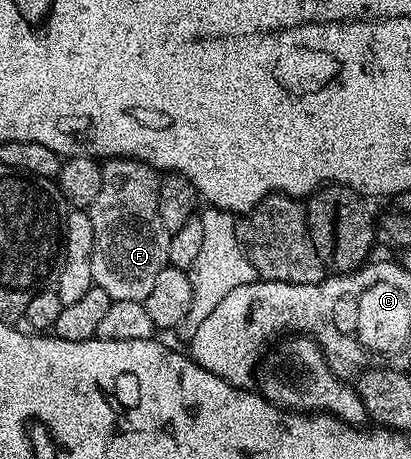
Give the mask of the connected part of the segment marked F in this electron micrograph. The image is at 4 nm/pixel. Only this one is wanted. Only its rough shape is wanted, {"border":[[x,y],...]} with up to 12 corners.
{"border":[[103,161],[92,283],[145,300],[169,267],[161,173]]}

